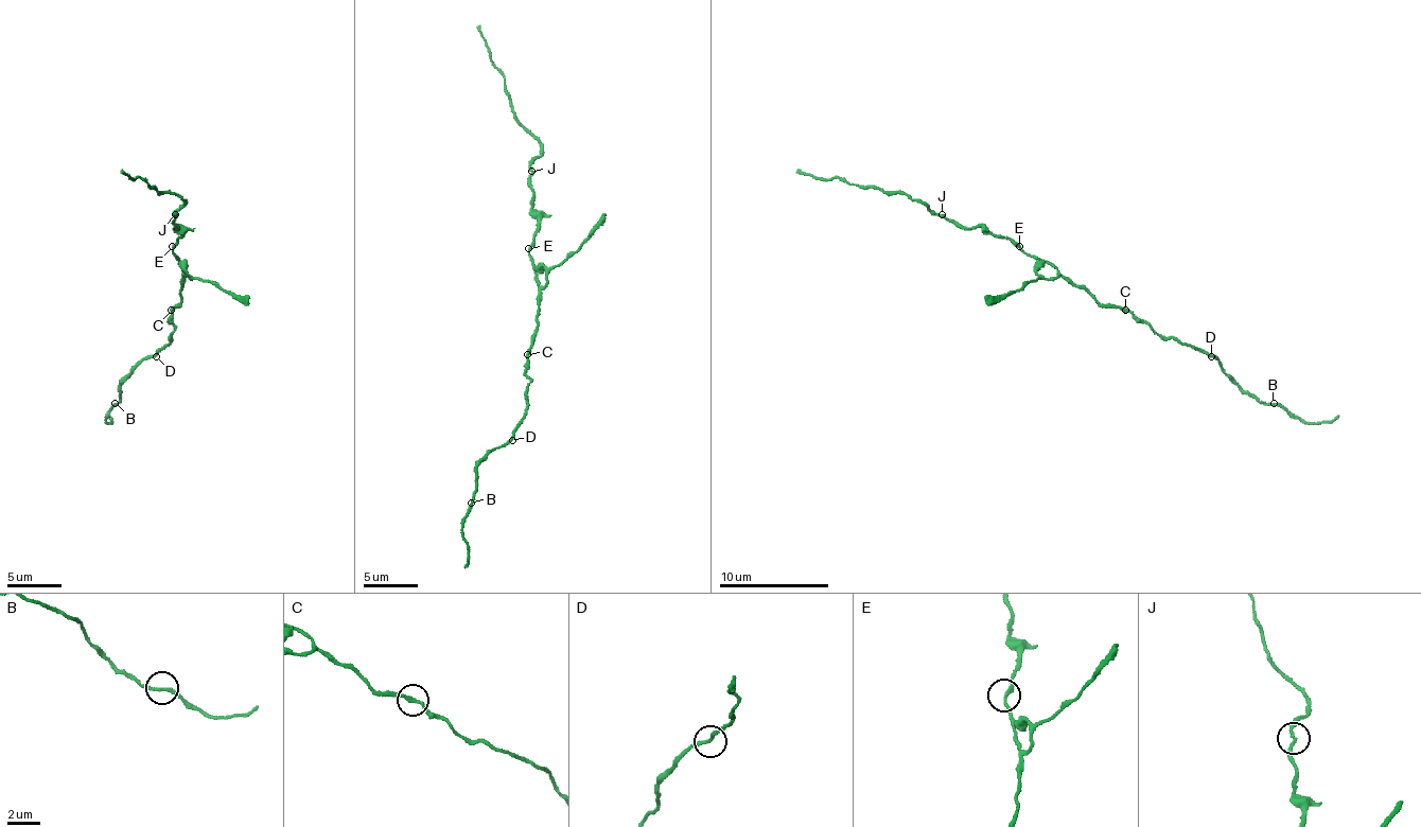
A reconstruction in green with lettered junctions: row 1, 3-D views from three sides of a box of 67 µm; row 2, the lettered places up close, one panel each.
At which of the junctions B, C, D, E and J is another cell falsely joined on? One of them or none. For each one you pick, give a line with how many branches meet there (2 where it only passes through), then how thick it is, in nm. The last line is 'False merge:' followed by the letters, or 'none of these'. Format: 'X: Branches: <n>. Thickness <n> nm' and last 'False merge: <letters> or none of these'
False merge: none of these

